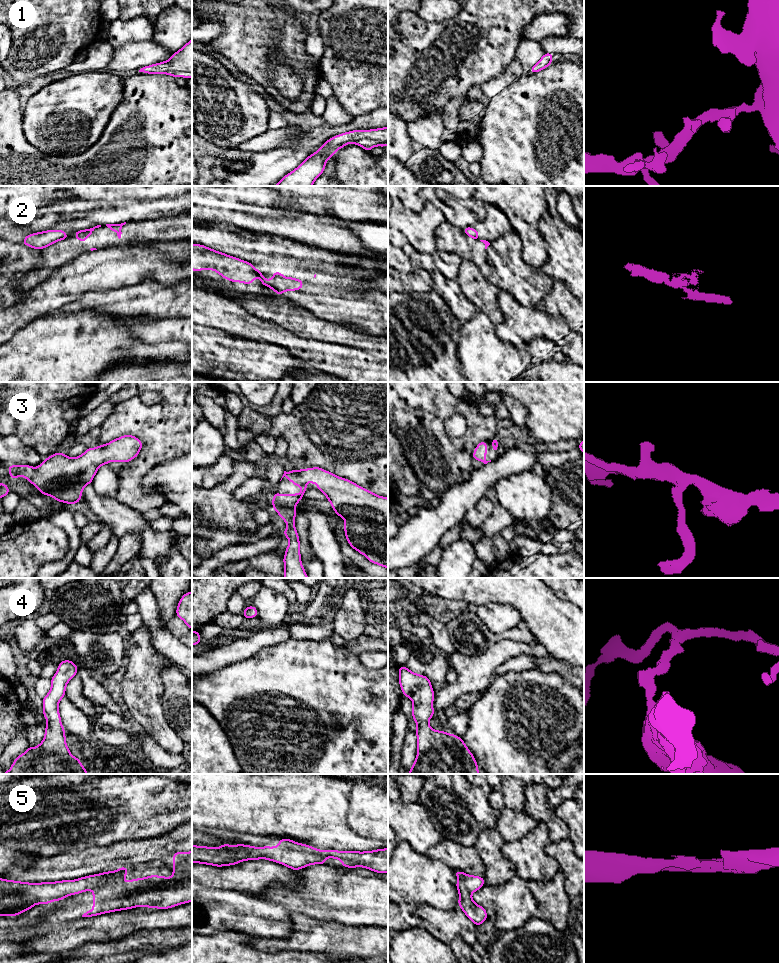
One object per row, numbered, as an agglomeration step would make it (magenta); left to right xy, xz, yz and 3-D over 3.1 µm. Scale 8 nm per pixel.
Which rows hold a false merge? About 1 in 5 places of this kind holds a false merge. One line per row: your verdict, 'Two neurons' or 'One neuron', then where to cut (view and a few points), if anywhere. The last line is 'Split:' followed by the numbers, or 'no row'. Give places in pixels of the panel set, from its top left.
1: One neuron. No split
2: Two neurons. Split along xz (254, 269), (258, 274)
3: One neuron. No split
4: One neuron. No split
5: One neuron. No split
Split: 2

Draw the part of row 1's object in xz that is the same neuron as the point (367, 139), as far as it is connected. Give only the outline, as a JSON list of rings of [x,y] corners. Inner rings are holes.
[[[388,127],[354,130],[332,137],[295,170],[285,175],[275,186],[312,186],[324,172],[326,161],[348,143],[359,145],[367,151],[374,146],[385,147],[388,145]]]

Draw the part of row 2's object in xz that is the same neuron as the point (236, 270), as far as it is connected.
[[[192,244],[192,270],[214,270],[224,279],[251,284],[258,274],[255,267],[241,259],[218,252],[200,244]]]

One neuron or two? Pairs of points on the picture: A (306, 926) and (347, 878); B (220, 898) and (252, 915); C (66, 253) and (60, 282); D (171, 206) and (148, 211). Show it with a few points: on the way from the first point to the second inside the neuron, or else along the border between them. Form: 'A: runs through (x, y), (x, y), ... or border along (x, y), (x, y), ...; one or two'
A: border along (292, 911), (317, 919), (333, 920), (336, 922); two
B: runs through (228, 906), (232, 910), (244, 913); one
C: border along (74, 258), (55, 267), (46, 279); two
D: runs through (165, 207), (154, 209); one

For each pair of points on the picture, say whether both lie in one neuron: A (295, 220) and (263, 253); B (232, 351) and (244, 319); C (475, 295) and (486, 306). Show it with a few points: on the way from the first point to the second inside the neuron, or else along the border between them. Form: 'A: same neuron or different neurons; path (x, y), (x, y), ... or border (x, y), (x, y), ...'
A: different neurons; border (257, 232), (280, 235), (302, 243)
B: different neurons; border (216, 327), (236, 335), (261, 341)
C: same neuron; path (478, 298), (483, 303)

